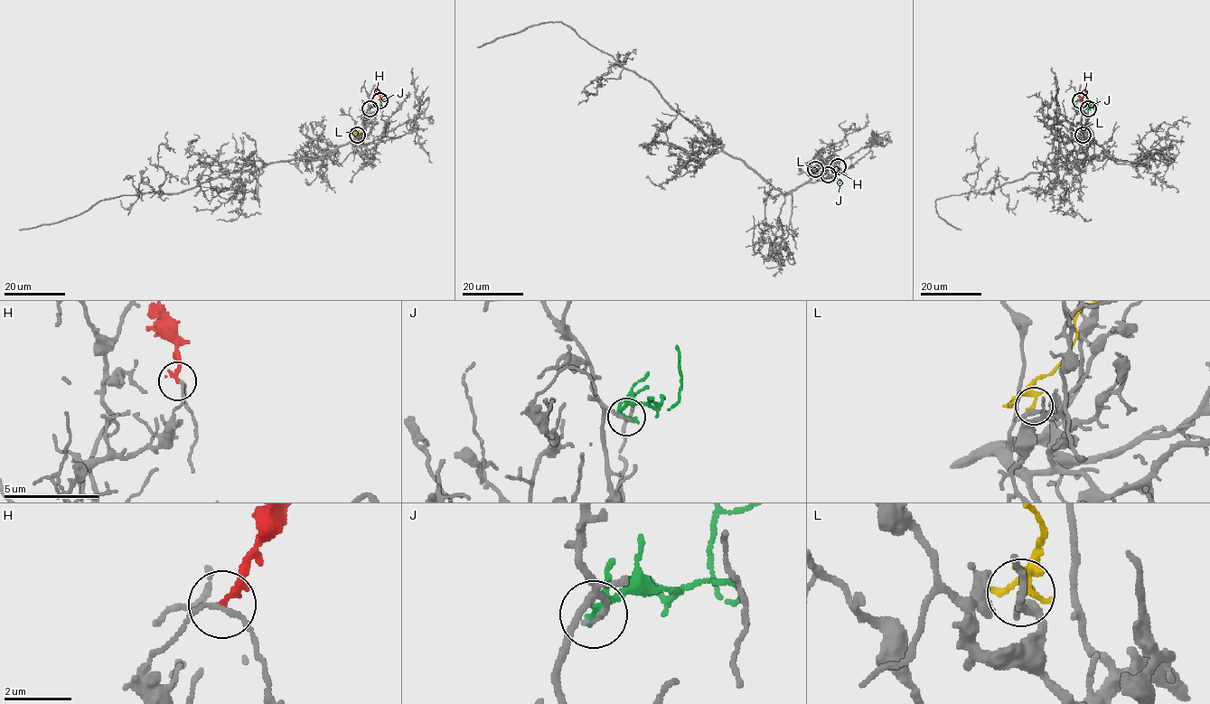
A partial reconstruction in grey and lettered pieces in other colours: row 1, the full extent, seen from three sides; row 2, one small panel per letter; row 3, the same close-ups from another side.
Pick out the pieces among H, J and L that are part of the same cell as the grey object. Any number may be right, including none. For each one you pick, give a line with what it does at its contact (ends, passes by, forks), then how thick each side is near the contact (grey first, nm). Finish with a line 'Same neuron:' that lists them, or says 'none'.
Same neuron: none

